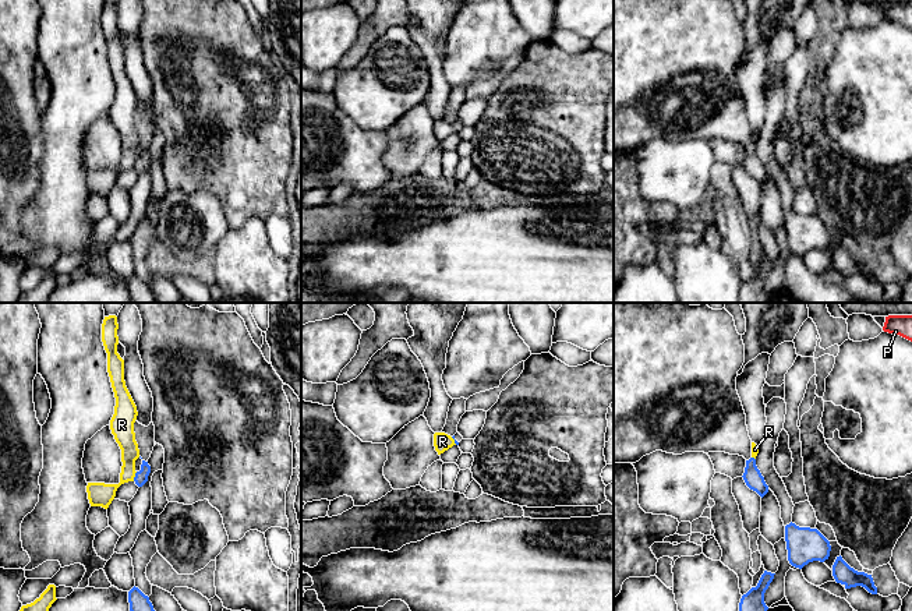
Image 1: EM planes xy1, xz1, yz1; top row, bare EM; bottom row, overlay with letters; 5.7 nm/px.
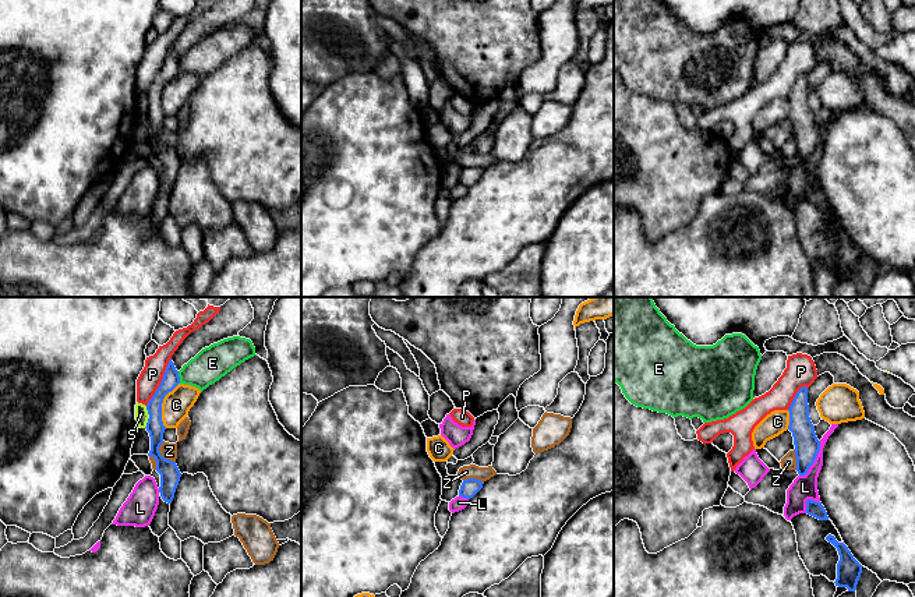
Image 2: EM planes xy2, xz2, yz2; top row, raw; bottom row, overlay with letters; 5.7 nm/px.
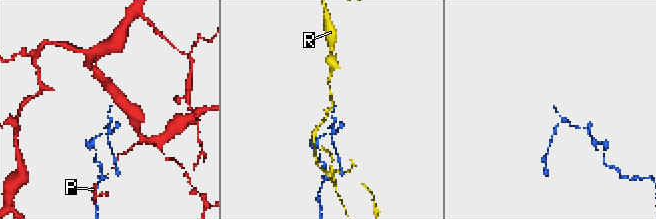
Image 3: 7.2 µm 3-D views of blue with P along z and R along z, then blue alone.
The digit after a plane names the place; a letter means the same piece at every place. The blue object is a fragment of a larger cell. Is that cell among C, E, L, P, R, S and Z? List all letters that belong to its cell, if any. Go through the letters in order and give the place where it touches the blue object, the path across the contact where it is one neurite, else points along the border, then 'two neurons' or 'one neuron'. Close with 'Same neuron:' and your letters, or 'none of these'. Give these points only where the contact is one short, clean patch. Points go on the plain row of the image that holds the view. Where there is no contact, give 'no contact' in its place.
C: xy2 (161, 92) | along xy2 (179, 70), (165, 84), (162, 91), (162, 112), (165, 115) | two neurons
E: xy2 (179, 64) | two neurons
L: yz2 (813, 148) | along yz2 (820, 129), (820, 137), (813, 151), (799, 163) | two neurons
P: xy2 (162, 69) | two neurons
R: xy1 (135, 163) | along xy1 (137, 159), (133, 168) | two neurons
S: xy2 (149, 105) | along xy2 (147, 94), (148, 109), (144, 115) | two neurons
Z: xy2 (161, 142) | along xy2 (162, 129), (159, 140), (175, 149) | two neurons
Same neuron: none of these

